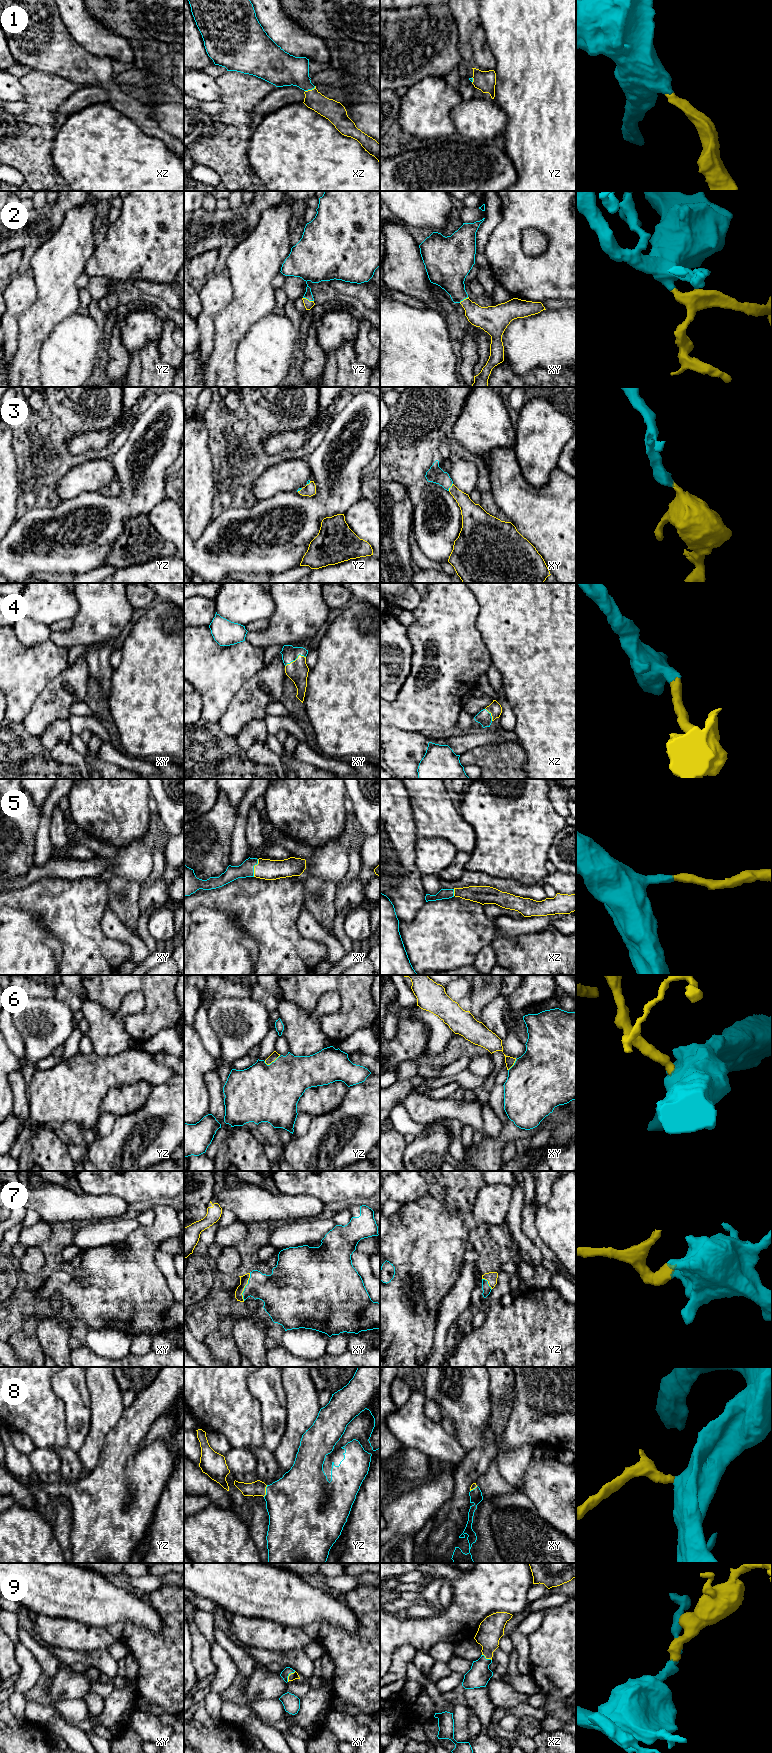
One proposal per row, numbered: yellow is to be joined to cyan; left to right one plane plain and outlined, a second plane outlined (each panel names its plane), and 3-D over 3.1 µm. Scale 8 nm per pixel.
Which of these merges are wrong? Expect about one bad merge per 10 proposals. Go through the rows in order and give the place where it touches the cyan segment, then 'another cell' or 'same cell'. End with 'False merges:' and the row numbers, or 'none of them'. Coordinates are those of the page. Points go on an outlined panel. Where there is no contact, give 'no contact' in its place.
1: meets cyan in xz at (310, 89); same cell
2: meets cyan in yz at (308, 299); same cell
3: meets cyan in xy at (450, 486); same cell
4: meets cyan in xy at (295, 659); same cell
5: meets cyan in xy at (253, 868); same cell
6: meets cyan in yz at (272, 1062); same cell
7: meets cyan in xy at (245, 1287); same cell
8: meets cyan in yz at (266, 1491); same cell
9: meets cyan in xy at (288, 1675); same cell
False merges: none of them

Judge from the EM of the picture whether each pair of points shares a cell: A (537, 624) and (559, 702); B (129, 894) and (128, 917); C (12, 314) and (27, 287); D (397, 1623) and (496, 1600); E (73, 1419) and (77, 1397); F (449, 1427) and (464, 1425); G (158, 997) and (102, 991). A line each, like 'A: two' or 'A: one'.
A: one
B: one
C: one
D: one
E: one
F: two
G: one

